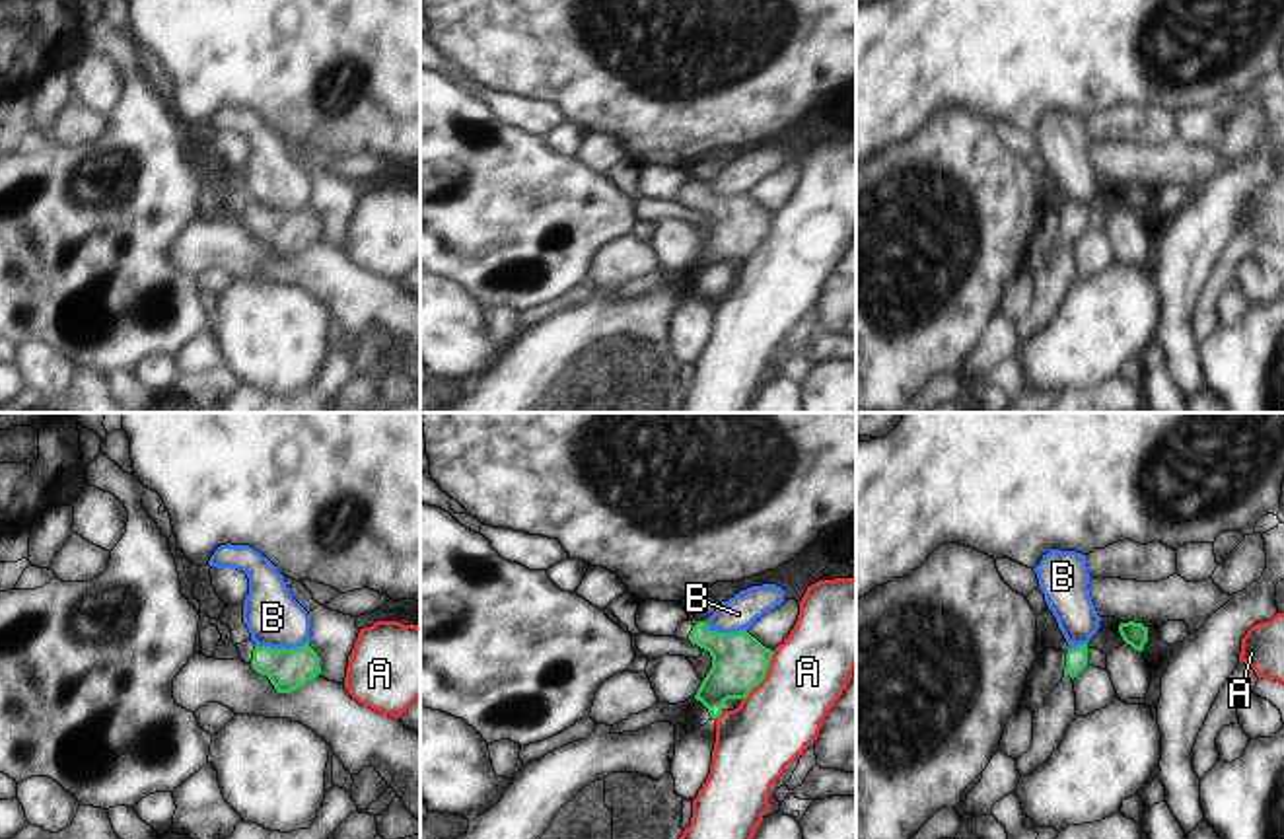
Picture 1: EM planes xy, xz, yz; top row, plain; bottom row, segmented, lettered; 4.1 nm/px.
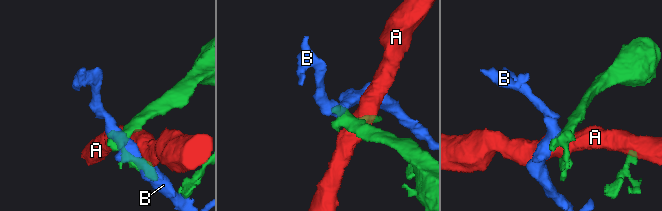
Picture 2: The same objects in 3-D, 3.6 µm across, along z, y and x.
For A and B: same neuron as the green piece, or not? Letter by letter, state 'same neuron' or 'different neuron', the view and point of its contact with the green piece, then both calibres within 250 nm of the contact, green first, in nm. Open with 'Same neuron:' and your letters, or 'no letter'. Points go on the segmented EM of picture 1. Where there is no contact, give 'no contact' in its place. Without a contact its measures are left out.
Same neuron: no letter
A: different neuron | xz (765, 674) | 240/320 nm
B: different neuron | xy (281, 649) | 160/220 nm

